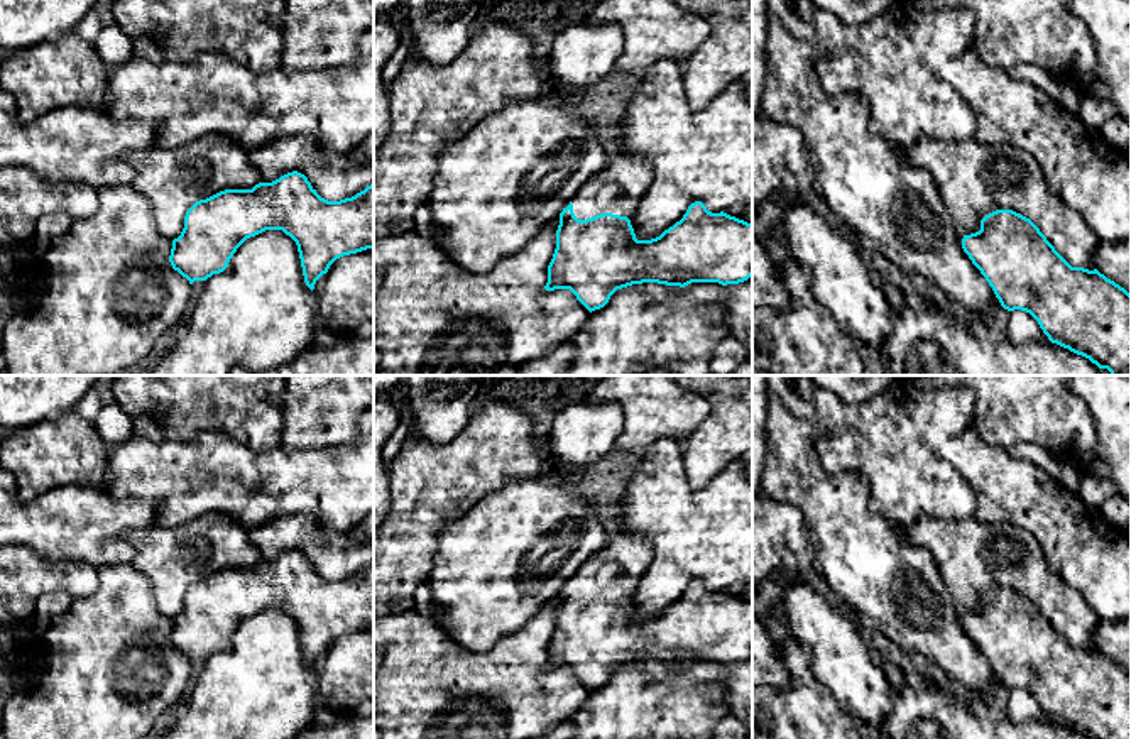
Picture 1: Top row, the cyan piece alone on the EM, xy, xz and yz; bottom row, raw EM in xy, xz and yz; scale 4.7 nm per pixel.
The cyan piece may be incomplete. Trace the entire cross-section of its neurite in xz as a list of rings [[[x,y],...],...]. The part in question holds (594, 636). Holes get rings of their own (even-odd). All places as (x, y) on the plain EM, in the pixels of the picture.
[[[617,531],[563,587],[556,609],[556,627],[548,644],[546,670],[570,668],[592,692],[604,687],[610,675],[622,666],[658,661],[685,666],[691,661],[739,663],[752,654],[752,602],[724,590],[712,592],[702,580],[688,585],[680,600],[651,619],[637,619],[631,599],[632,592],[653,560],[653,546],[637,534]]]

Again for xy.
[[[298,550],[272,561],[259,561],[252,568],[220,570],[196,580],[186,590],[184,607],[172,619],[169,641],[189,663],[206,660],[228,646],[230,638],[247,617],[265,609],[282,609],[296,621],[304,661],[313,670],[316,660],[336,638],[374,627],[374,561],[340,580],[321,577],[308,556]]]

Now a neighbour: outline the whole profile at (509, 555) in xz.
[[[556,472],[511,479],[440,538],[426,585],[443,610],[441,629],[463,649],[485,653],[505,634],[519,631],[610,539],[597,506],[573,495]]]

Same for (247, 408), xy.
[[[115,375],[113,397],[128,416],[152,411],[156,406],[166,409],[164,433],[169,440],[193,440],[199,433],[218,431],[257,453],[282,448],[282,402],[286,375]]]

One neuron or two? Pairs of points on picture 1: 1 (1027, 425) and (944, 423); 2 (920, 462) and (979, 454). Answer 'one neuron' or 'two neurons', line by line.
1: two neurons
2: two neurons

